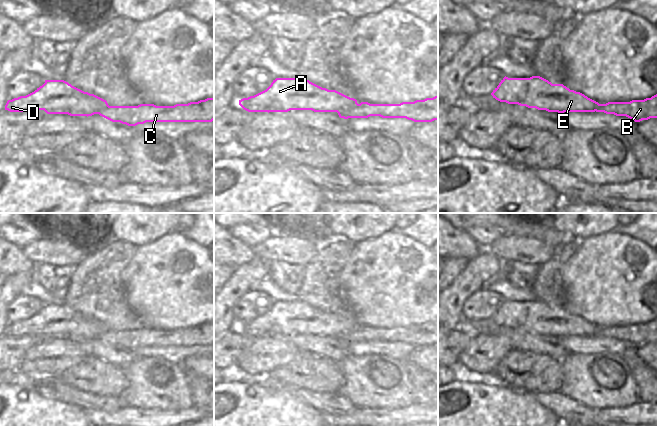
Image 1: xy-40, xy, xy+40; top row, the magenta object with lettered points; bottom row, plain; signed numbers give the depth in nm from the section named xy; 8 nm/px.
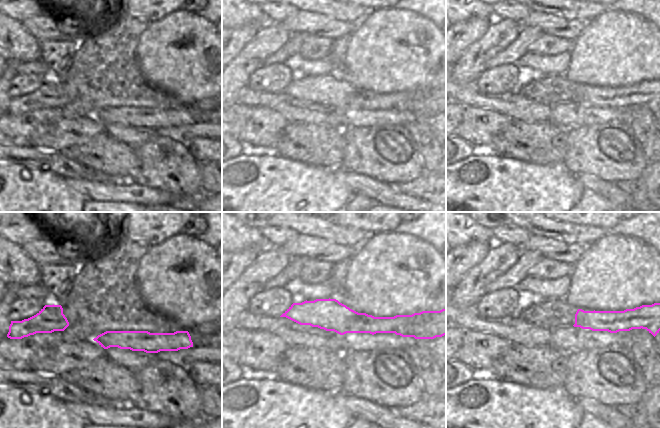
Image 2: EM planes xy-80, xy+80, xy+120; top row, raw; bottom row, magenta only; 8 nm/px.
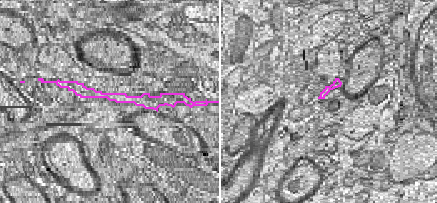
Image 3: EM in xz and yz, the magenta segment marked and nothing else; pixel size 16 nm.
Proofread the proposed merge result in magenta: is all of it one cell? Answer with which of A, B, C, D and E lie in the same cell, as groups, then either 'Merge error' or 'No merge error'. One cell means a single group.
Groups: A D E / B C. Merge error.

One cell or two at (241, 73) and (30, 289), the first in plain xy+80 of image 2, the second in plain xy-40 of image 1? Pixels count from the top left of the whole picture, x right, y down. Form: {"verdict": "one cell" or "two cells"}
{"verdict": "two cells"}

